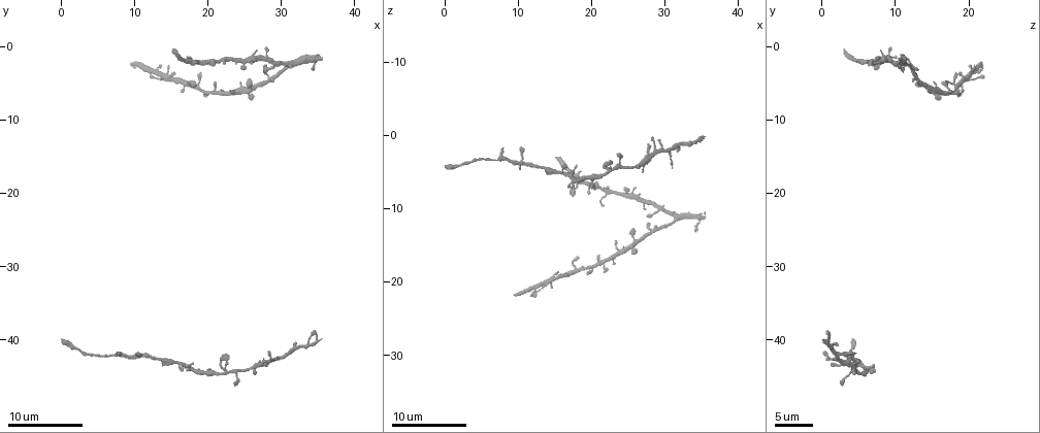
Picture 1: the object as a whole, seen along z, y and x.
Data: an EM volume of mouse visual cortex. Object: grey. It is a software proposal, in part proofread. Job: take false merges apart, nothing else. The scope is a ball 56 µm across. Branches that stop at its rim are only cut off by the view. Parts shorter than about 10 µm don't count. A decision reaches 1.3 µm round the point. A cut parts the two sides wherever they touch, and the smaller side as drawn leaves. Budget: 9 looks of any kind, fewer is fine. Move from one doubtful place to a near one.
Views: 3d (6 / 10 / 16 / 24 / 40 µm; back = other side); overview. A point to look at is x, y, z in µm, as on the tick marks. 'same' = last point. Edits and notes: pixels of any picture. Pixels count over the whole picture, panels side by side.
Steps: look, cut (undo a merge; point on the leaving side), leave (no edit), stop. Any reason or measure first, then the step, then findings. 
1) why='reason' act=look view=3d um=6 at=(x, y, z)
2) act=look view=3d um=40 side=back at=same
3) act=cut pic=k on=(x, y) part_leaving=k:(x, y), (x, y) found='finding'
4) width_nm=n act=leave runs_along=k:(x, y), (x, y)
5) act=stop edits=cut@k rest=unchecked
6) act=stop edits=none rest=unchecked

why='three-way junction' act=look view=3d um=16 at=(19.5, 2.5, 6.5)

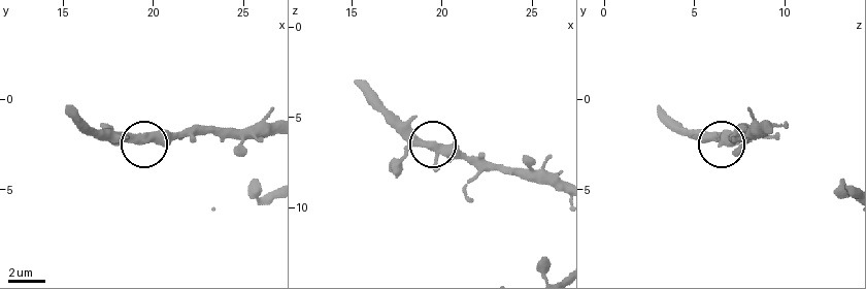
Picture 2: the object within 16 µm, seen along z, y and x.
width_nm=370 act=leave found='continuous, no second cell'

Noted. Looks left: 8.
why='looks like a crossing' act=look view=3d um=10 at=(25.5, 6.0, 15.5)

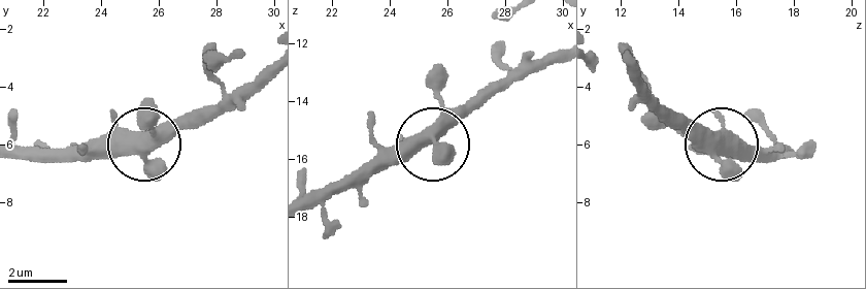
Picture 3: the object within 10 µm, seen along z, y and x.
arms=5 act=leave found='all the same cell'

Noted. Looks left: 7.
why='sudden change in width' act=look view=3d um=10 at=(18.5, 5.5, 18.0)

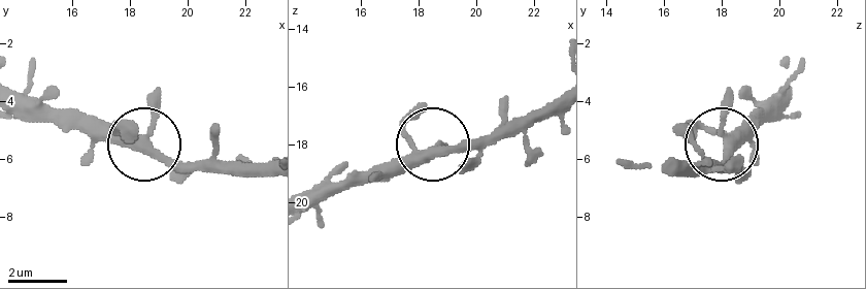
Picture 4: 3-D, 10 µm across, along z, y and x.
act=look view=3d um=10 side=back at=(18.4, 5.5, 18.3)

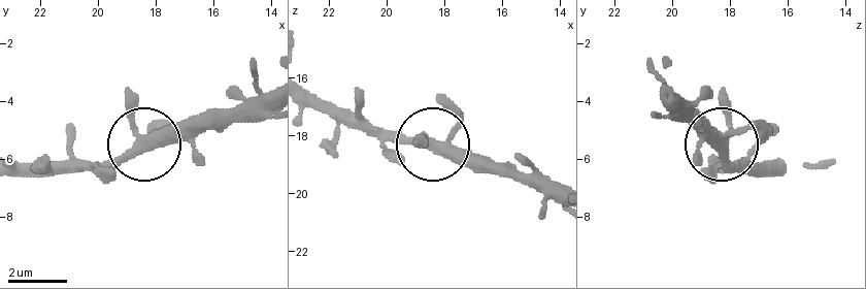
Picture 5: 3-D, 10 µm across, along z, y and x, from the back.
arms=4 act=leave found='one cell here'

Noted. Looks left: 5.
why='a narrow waist' act=look view=3d um=6 at=(13.0, 42.5, 4.5)

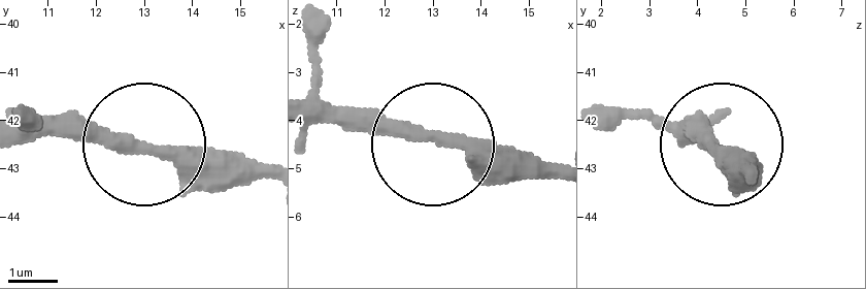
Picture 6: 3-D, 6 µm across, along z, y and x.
width_nm=300 act=leave runs_along=6:(559, 180), (509, 180), (447, 143), (312, 119) found='all the same cell'

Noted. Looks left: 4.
act=stop edits=none rest=unchecked

